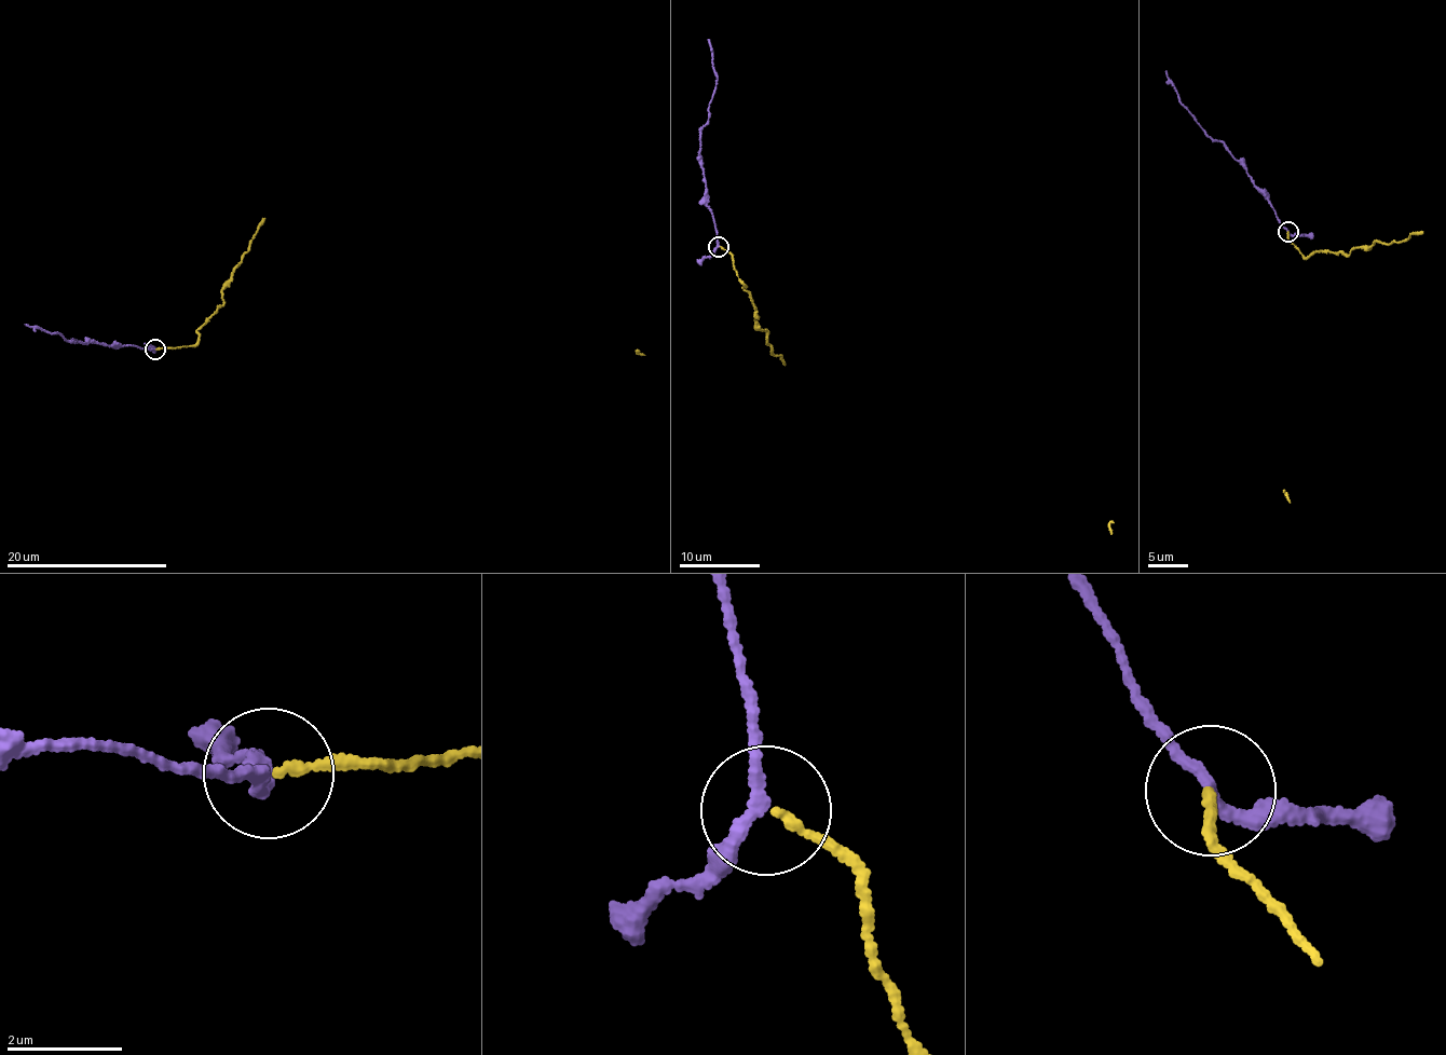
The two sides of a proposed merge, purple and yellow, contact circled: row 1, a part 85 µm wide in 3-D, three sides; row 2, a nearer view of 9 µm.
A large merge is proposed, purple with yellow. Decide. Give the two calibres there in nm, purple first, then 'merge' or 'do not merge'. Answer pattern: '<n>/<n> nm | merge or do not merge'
180/140 nm | merge

